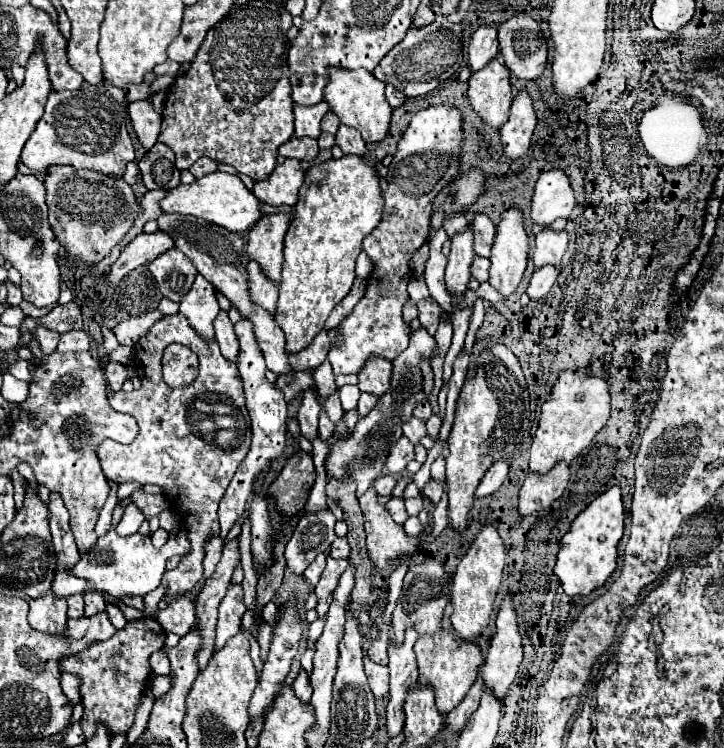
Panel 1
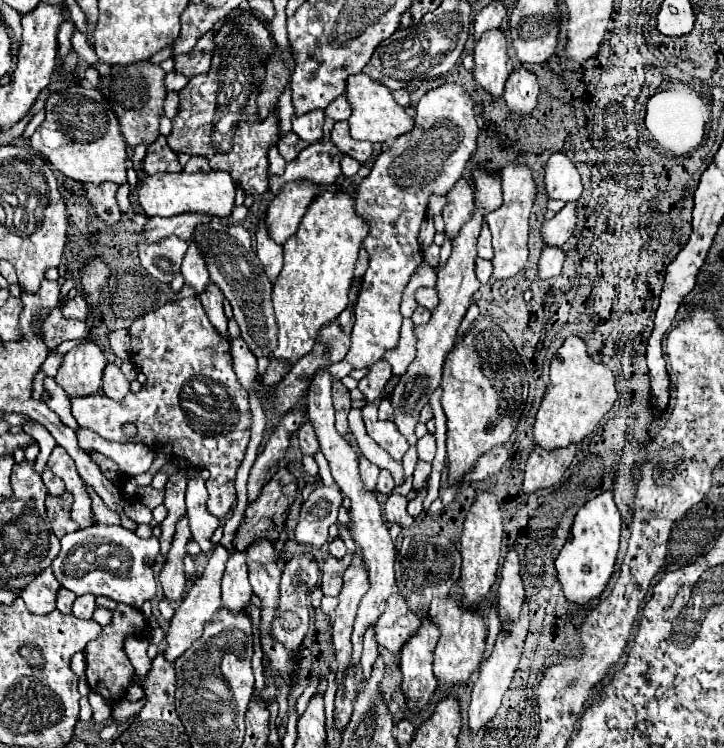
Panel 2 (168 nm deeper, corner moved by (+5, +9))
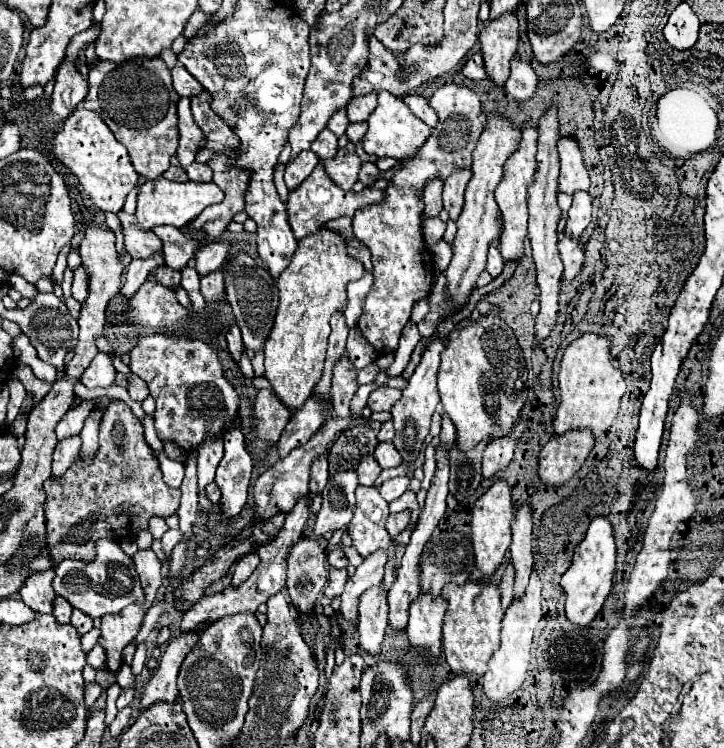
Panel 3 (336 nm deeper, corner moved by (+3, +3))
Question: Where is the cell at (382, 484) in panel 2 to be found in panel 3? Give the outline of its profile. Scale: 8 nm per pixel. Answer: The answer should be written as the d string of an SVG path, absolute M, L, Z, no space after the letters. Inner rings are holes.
M394 477L394 479L388 479L382 483L380 487L380 495L390 503L394 499L398 499L410 485L410 479L408 477Z

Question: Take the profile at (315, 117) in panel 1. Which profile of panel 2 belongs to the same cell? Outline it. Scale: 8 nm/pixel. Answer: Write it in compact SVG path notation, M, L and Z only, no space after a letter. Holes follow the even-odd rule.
M314 109L304 115L292 115L292 131L310 143L314 143L322 137L322 123L324 123L322 109Z

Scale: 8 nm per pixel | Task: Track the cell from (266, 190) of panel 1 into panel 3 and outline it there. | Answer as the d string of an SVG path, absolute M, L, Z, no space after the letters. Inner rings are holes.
M348 143L346 147L338 149L336 159L324 161L326 173L330 175L330 179L342 187L344 191L350 191L354 187L354 183L358 181L358 173L362 167L362 159L356 155L356 147L354 143Z

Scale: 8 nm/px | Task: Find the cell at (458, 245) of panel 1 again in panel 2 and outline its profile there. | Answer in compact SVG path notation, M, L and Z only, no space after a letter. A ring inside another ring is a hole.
M460 179L458 185L454 185L454 189L446 195L448 203L442 211L442 217L444 217L444 223L446 223L446 237L452 241L458 231L462 229L462 225L466 221L472 219L472 213L474 213L474 193L470 189L470 185Z

